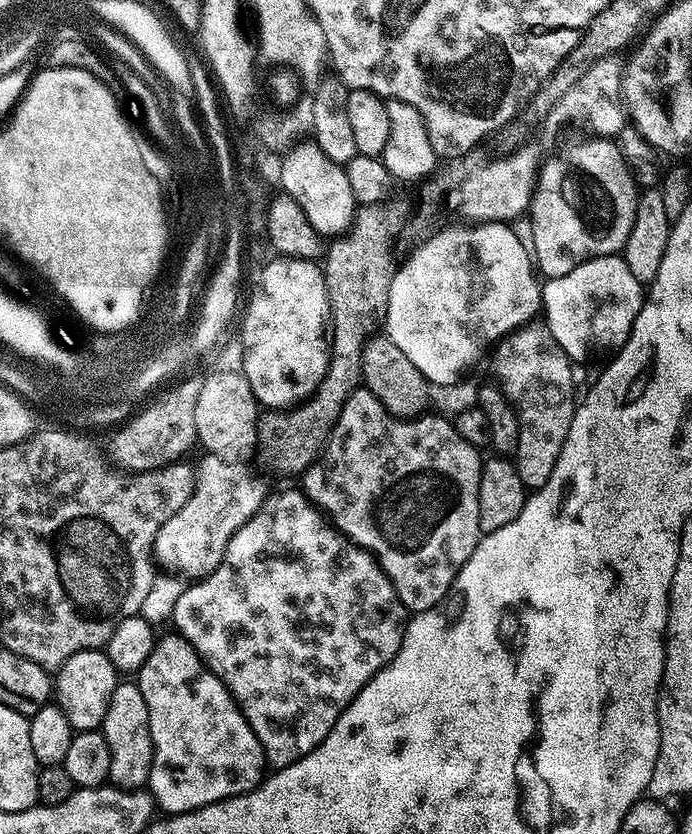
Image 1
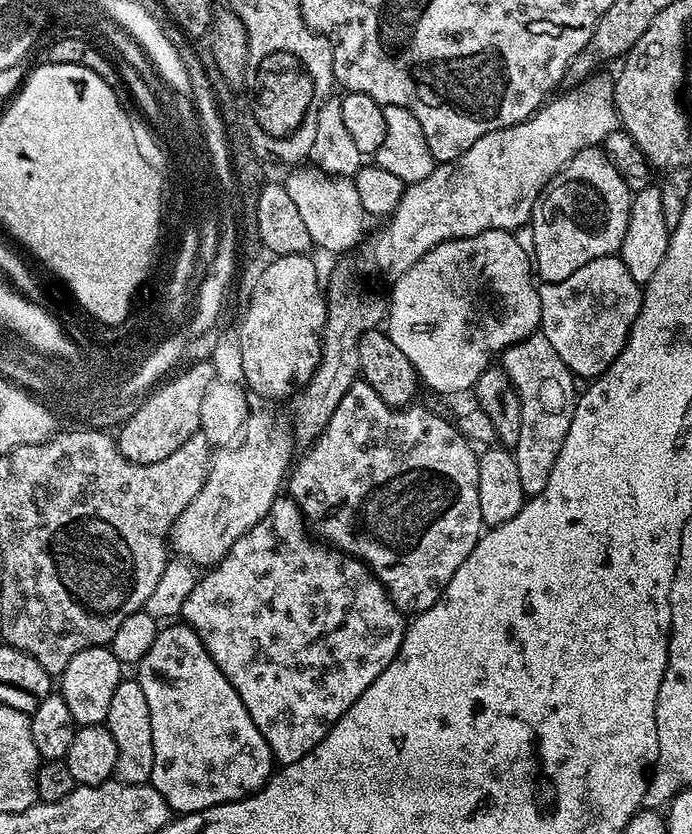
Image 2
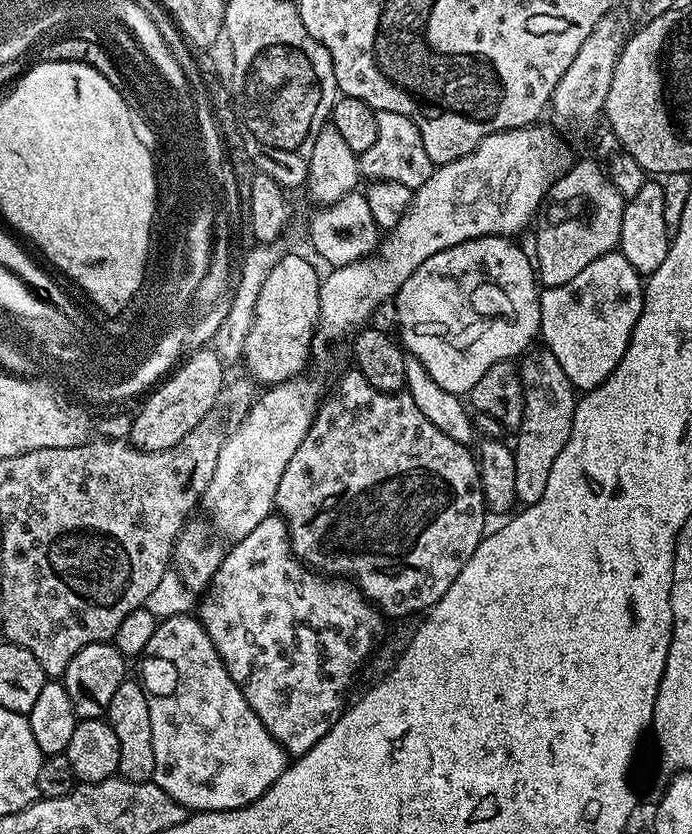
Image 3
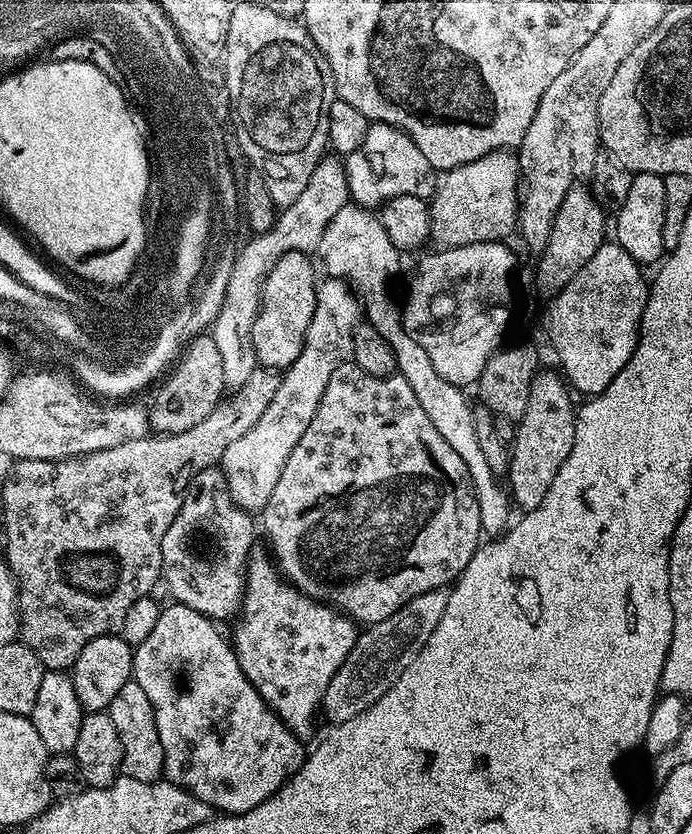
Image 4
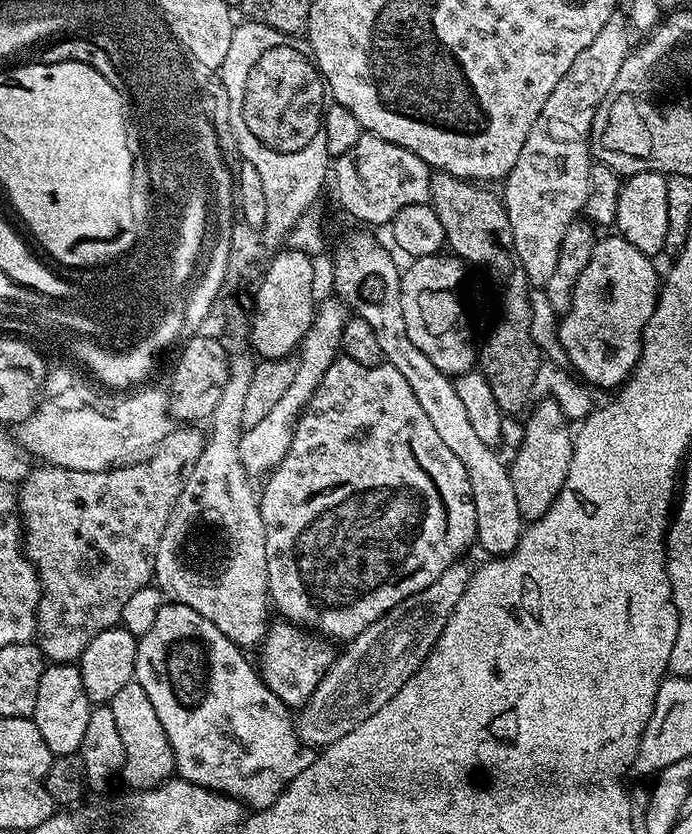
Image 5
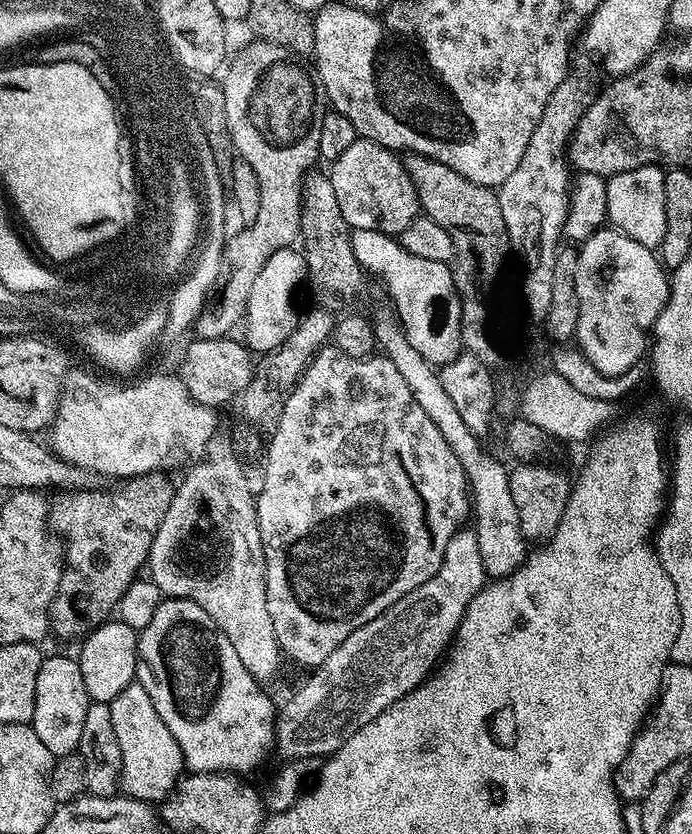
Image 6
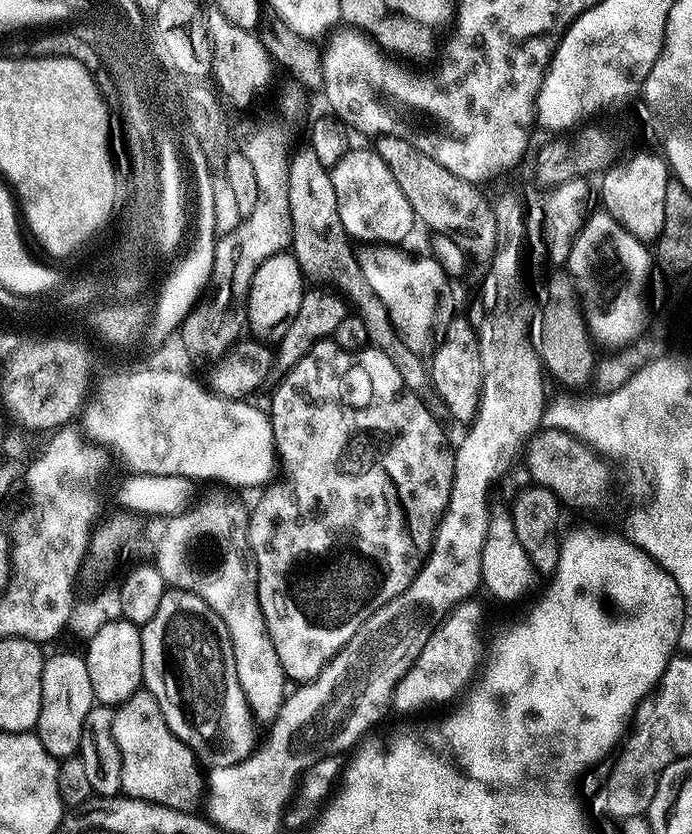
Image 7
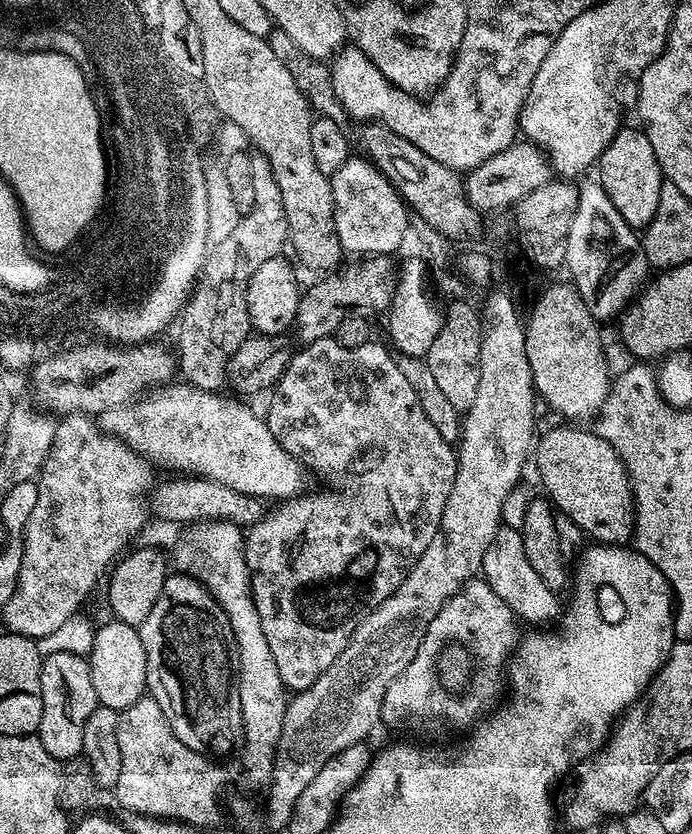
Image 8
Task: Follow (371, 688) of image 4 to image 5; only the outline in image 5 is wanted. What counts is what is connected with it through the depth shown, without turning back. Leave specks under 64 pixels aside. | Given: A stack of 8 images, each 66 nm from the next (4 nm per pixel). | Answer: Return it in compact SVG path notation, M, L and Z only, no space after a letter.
M464 562L451 564L446 570L442 570L442 578L438 578L438 582L430 582L430 586L426 586L426 590L418 590L418 594L410 594L410 598L398 602L398 606L366 626L362 634L347 641L343 645L344 653L341 656L339 653L333 659L328 673L322 678L322 682L318 682L314 694L295 717L295 732L300 741L317 750L326 748L329 744L338 742L338 738L346 738L346 734L350 734L354 726L366 722L370 714L382 710L382 706L386 706L386 702L390 702L390 698L394 698L394 694L398 694L404 683L420 669L422 662L438 642L450 614L454 614L454 606L458 606L458 598L462 598L466 590L469 575L470 568Z

